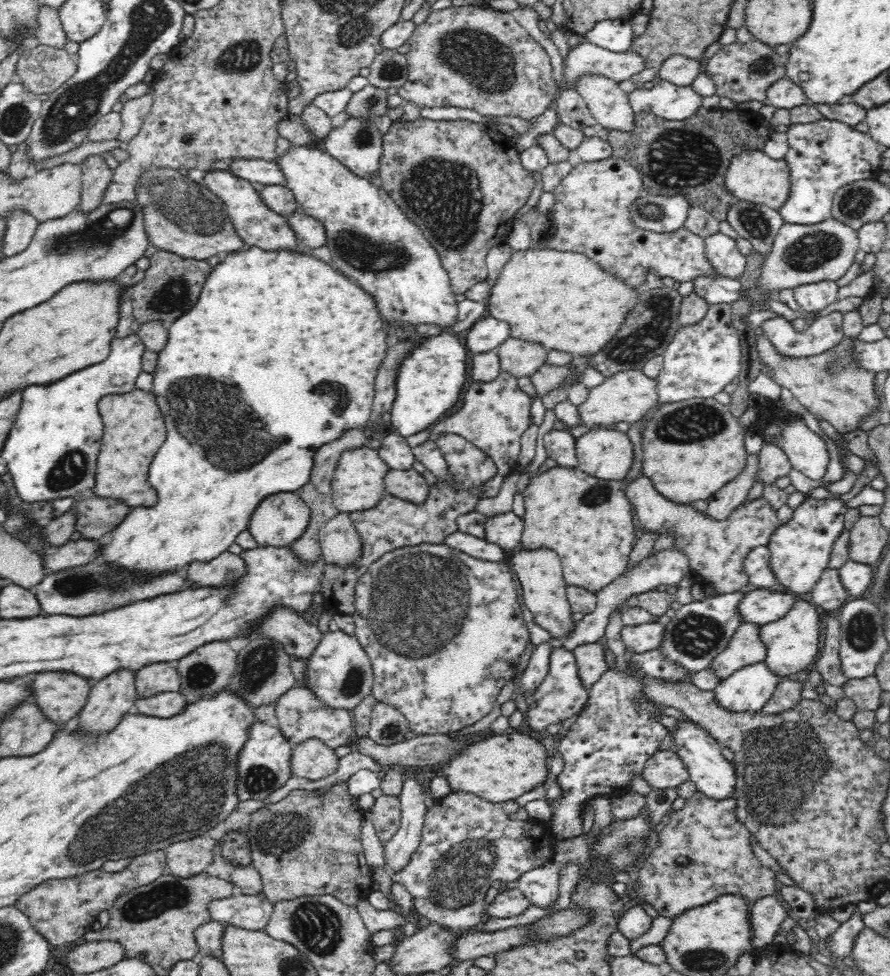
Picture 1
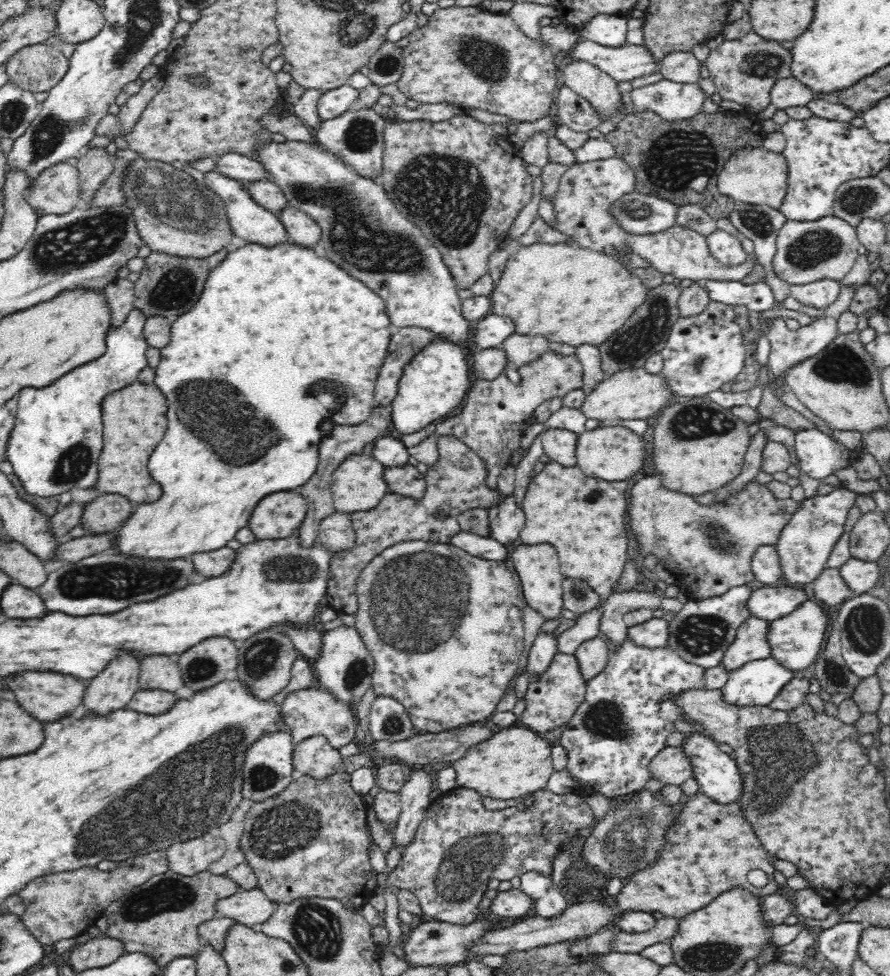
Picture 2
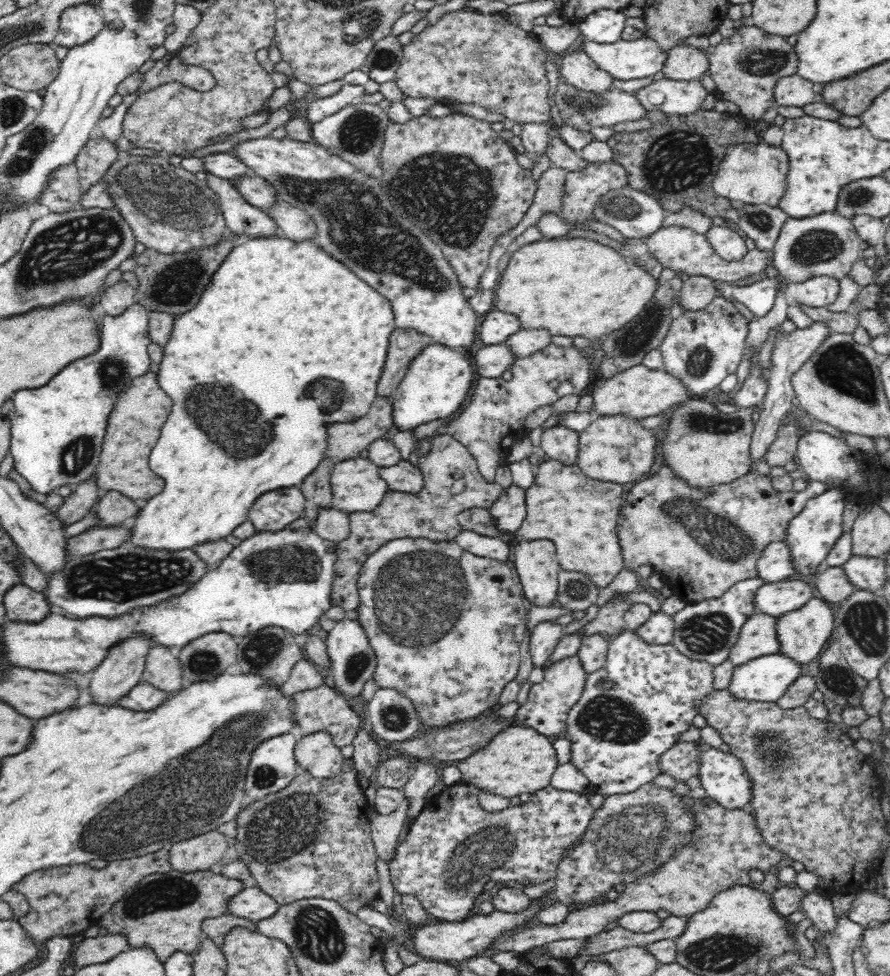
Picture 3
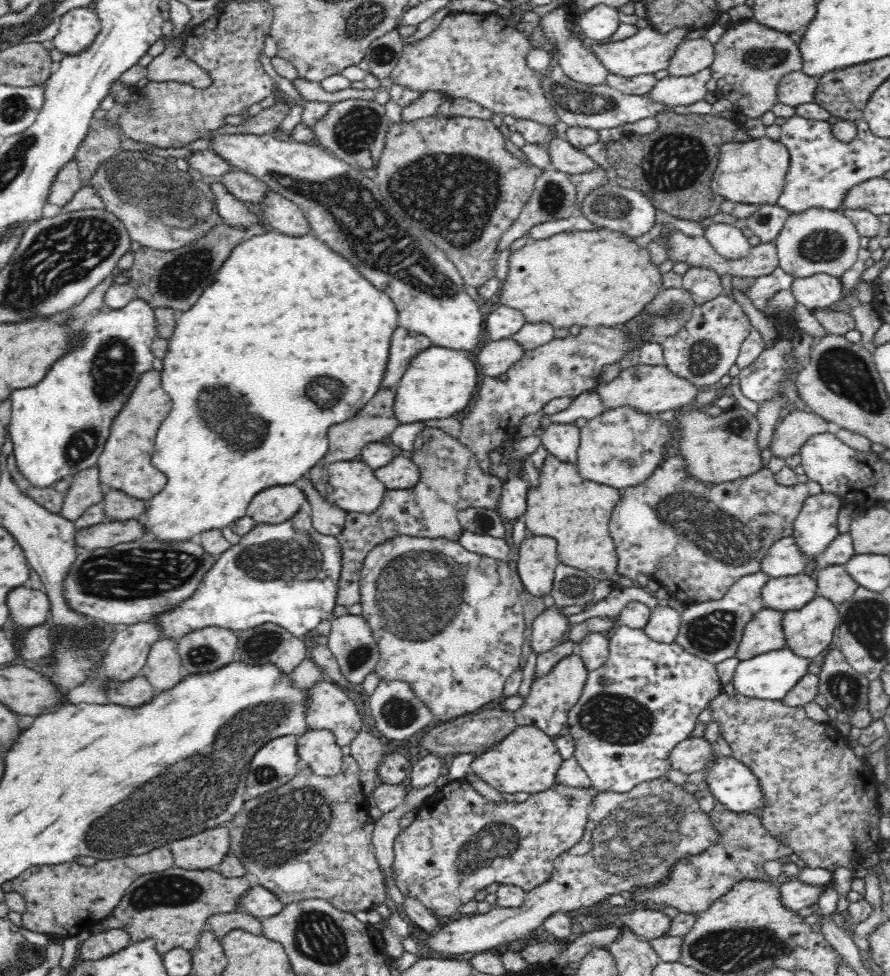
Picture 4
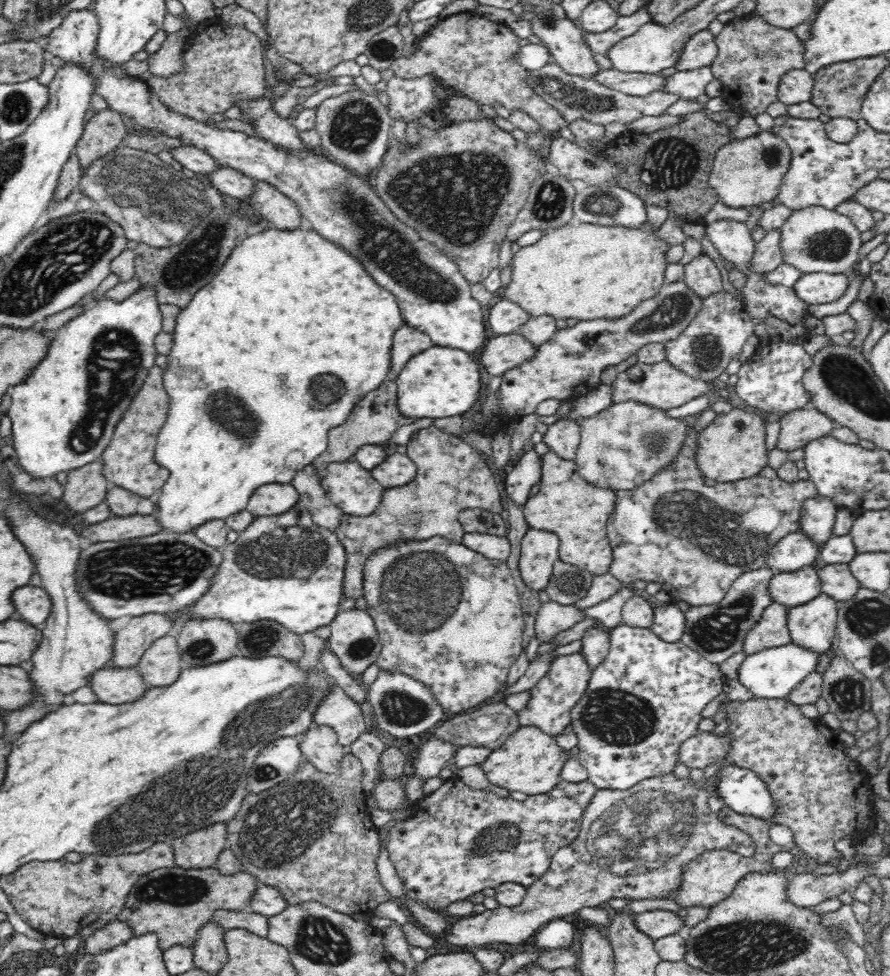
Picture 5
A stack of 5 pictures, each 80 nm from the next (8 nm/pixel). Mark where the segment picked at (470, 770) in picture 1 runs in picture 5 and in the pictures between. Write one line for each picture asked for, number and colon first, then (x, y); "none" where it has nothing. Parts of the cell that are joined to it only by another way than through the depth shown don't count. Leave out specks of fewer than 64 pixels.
2: (514, 761)
3: (519, 759)
4: (526, 760)
5: (530, 760)

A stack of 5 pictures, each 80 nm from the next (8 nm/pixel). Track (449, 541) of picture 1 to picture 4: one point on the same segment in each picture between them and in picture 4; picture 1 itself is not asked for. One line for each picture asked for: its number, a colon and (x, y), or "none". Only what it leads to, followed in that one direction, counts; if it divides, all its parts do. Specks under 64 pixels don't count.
2: (486, 548)
3: (499, 549)
4: (496, 548)

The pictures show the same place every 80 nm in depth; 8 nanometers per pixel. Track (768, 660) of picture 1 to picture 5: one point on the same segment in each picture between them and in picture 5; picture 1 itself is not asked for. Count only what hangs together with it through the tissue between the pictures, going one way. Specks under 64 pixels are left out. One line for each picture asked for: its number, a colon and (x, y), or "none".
2: (795, 640)
3: (802, 634)
4: (808, 632)
5: (812, 626)

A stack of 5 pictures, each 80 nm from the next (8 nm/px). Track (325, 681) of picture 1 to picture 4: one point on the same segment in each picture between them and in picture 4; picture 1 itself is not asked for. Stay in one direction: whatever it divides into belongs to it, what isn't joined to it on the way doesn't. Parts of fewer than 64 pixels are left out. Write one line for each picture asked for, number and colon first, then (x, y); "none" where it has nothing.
2: (344, 668)
3: (351, 661)
4: (350, 640)

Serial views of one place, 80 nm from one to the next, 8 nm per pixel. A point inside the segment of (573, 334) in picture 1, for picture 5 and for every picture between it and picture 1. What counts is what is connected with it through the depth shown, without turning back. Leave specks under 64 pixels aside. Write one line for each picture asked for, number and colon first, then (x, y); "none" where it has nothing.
2: (573, 296)
3: (573, 287)
4: (600, 278)
5: (586, 271)

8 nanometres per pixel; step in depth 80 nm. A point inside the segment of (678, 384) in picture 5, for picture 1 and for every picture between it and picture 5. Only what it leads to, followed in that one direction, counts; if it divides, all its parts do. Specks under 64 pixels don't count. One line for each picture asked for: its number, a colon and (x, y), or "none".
1: (626, 396)
2: (635, 394)
3: (638, 392)
4: (649, 389)

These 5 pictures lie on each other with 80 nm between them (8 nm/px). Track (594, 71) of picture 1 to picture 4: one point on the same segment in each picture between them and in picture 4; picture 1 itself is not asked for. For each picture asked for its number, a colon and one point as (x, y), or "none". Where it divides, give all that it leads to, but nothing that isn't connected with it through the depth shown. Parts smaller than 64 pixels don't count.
2: (626, 63)
3: (624, 60)
4: (647, 52)

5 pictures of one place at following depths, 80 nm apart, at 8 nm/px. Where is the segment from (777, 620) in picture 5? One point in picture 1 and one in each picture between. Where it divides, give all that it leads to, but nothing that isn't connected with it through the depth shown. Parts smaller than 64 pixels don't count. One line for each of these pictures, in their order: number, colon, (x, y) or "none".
1: (744, 648)
2: (750, 644)
3: (757, 638)
4: (763, 633)

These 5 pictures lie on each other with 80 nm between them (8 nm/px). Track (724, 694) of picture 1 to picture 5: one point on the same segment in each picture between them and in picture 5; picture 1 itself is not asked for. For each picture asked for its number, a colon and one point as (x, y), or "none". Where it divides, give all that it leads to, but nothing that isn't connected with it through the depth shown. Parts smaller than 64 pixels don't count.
2: (757, 683)
3: (765, 679)
4: (769, 676)
5: (773, 673)

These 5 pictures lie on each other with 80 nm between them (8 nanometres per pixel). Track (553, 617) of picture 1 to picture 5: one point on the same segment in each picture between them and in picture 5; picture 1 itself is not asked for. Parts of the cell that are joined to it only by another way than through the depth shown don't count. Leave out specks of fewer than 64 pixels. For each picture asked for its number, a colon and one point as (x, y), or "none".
2: (542, 580)
3: (535, 561)
4: (537, 561)
5: (539, 553)

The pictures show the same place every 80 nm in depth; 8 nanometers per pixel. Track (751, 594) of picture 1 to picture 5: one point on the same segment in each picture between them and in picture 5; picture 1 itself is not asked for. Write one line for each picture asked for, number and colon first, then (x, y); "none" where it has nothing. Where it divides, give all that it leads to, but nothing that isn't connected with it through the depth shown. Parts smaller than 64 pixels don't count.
2: (770, 603)
3: (776, 599)
4: (791, 593)
5: (793, 589)

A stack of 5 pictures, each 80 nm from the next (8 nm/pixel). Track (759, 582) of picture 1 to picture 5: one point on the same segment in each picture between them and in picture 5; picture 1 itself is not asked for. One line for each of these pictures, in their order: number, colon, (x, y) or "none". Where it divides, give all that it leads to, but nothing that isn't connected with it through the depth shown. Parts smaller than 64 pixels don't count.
2: (765, 565)
3: (774, 565)
4: (783, 560)
5: (794, 551)

